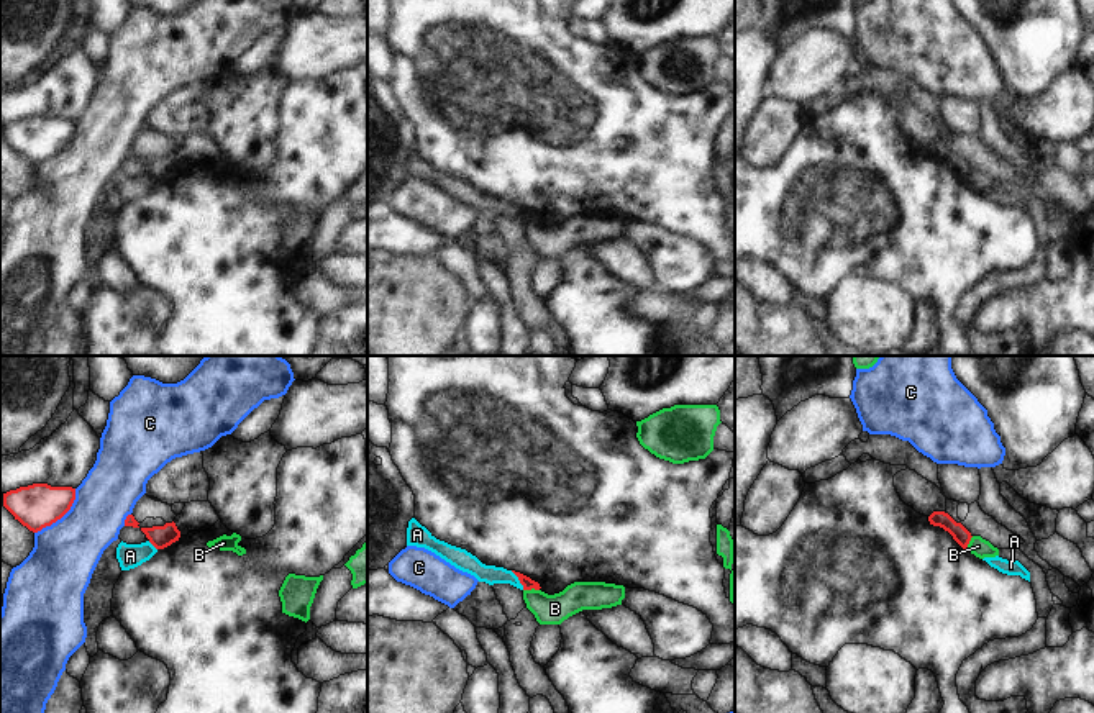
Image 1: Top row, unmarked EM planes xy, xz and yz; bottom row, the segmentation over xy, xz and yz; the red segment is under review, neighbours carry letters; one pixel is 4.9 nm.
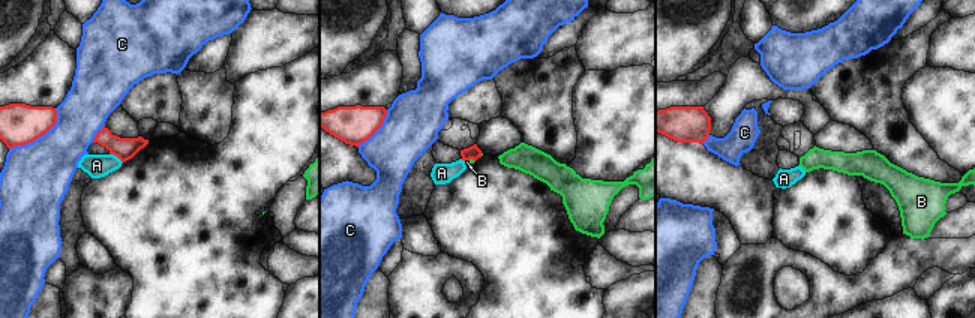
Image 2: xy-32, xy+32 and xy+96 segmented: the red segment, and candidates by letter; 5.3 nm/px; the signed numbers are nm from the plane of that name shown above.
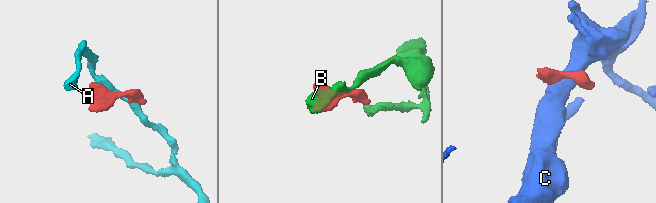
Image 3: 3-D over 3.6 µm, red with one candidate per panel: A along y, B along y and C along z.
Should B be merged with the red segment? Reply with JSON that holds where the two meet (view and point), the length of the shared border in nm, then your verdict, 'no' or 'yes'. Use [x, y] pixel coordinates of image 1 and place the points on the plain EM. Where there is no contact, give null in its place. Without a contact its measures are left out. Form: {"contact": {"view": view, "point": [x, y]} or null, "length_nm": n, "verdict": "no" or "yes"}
{"contact": {"view": "xz", "point": [530, 222]}, "length_nm": 80, "verdict": "no"}

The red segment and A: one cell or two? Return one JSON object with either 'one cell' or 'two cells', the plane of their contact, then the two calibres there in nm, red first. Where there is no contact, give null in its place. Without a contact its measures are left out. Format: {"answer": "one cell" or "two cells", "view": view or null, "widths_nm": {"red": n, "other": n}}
{"answer": "two cells", "view": "xz", "widths_nm": {"red": 60, "other": 90}}

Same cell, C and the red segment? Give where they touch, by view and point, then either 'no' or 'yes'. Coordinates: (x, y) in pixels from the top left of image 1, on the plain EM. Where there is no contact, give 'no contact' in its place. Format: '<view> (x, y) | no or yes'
xy (61, 149) | no

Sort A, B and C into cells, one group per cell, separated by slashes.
A / B / C

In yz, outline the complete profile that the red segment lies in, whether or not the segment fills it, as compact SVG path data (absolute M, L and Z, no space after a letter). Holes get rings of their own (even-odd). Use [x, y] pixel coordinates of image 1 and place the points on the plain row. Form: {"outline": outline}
{"outline": "M933 144L928 149L928 154L930 157L940 159L948 164L963 182L968 182L968 177L973 170L971 166L961 156L956 156L948 146Z"}

